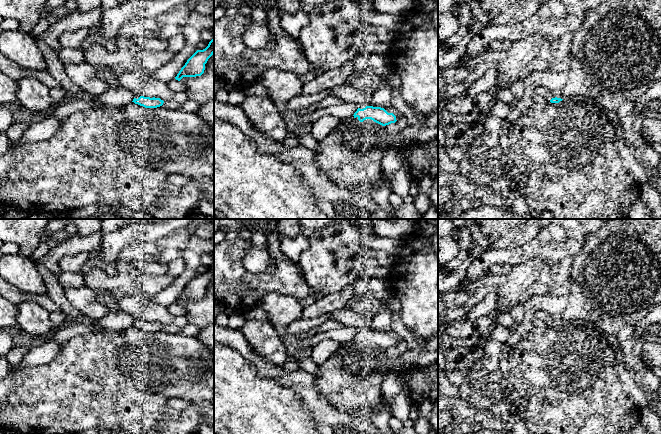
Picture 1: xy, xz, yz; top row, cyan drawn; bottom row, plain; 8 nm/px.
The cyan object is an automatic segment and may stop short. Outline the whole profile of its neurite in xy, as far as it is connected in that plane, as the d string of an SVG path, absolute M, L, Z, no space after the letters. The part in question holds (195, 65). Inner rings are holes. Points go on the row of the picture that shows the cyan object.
M214 38L209 42L208 46L203 50L197 50L181 68L176 80L180 81L183 77L201 76L205 70L205 64L214 54Z

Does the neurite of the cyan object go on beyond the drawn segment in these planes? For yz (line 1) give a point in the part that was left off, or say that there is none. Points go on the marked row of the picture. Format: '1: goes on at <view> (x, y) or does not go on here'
1: does not go on here

